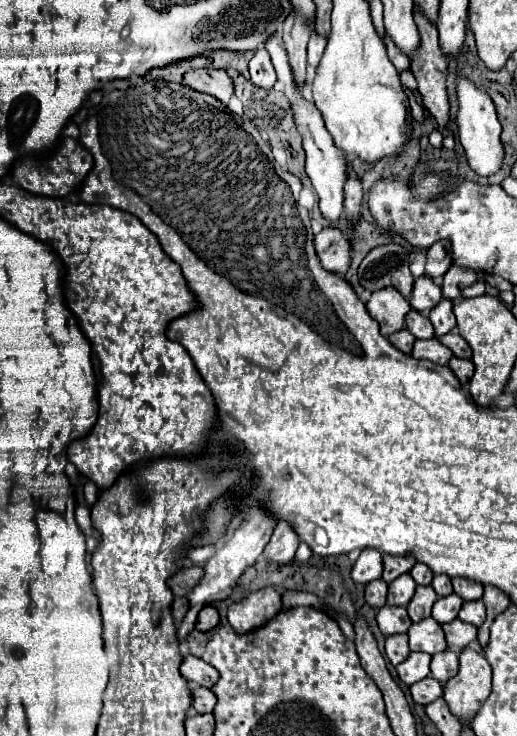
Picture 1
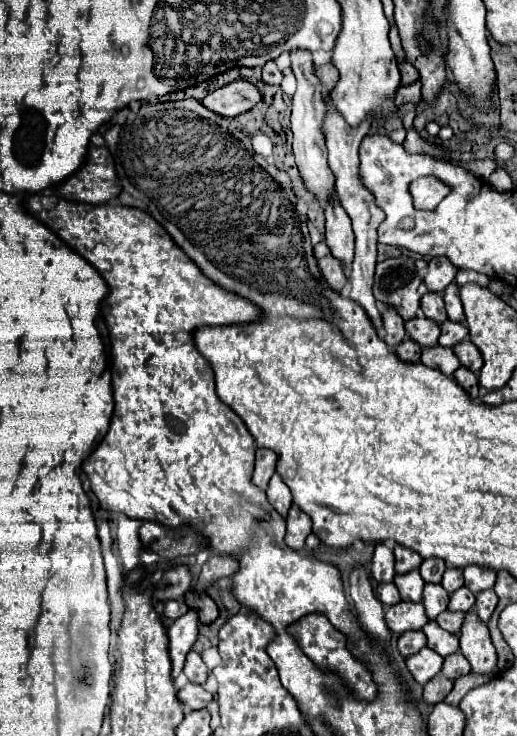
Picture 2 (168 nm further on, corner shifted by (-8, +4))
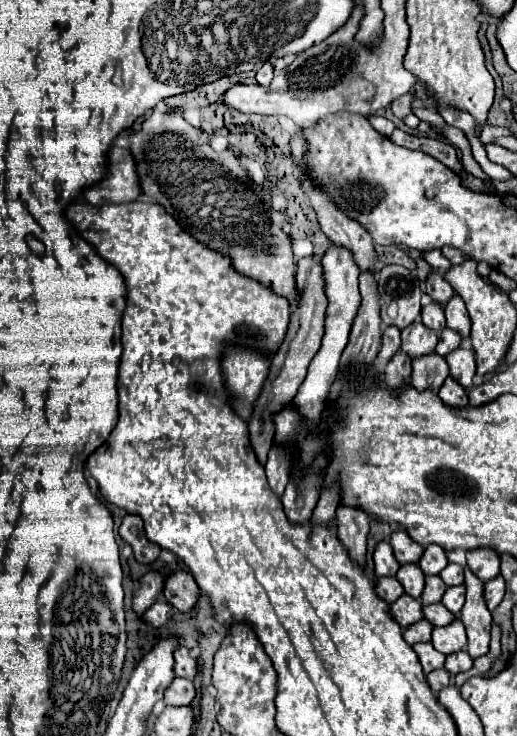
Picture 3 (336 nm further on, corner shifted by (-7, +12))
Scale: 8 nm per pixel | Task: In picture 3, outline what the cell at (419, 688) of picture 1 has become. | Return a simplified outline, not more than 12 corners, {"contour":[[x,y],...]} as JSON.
{"contour":[[444,668],[426,676],[434,694],[450,686],[450,674]]}

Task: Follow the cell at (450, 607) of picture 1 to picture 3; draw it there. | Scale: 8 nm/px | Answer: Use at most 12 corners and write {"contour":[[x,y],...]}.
{"contour":[[450,586],[442,596],[450,612],[458,614],[464,604],[466,586]]}

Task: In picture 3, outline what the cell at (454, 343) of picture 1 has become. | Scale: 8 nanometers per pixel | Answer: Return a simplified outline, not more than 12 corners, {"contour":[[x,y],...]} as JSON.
{"contour":[[456,348],[446,360],[450,376],[470,388],[476,374],[476,352]]}

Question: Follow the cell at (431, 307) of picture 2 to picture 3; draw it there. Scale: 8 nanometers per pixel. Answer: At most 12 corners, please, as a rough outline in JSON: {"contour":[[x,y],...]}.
{"contour":[[426,304],[420,320],[434,332],[446,326],[444,308]]}

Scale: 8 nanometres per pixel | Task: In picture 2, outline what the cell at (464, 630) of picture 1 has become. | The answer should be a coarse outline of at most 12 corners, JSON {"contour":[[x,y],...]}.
{"contour":[[441,612],[435,618],[443,630],[457,634],[463,612]]}

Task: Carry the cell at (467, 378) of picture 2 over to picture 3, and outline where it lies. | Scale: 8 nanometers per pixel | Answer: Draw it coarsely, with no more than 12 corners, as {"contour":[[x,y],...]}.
{"contour":[[448,376],[438,396],[448,406],[468,406],[466,388]]}

